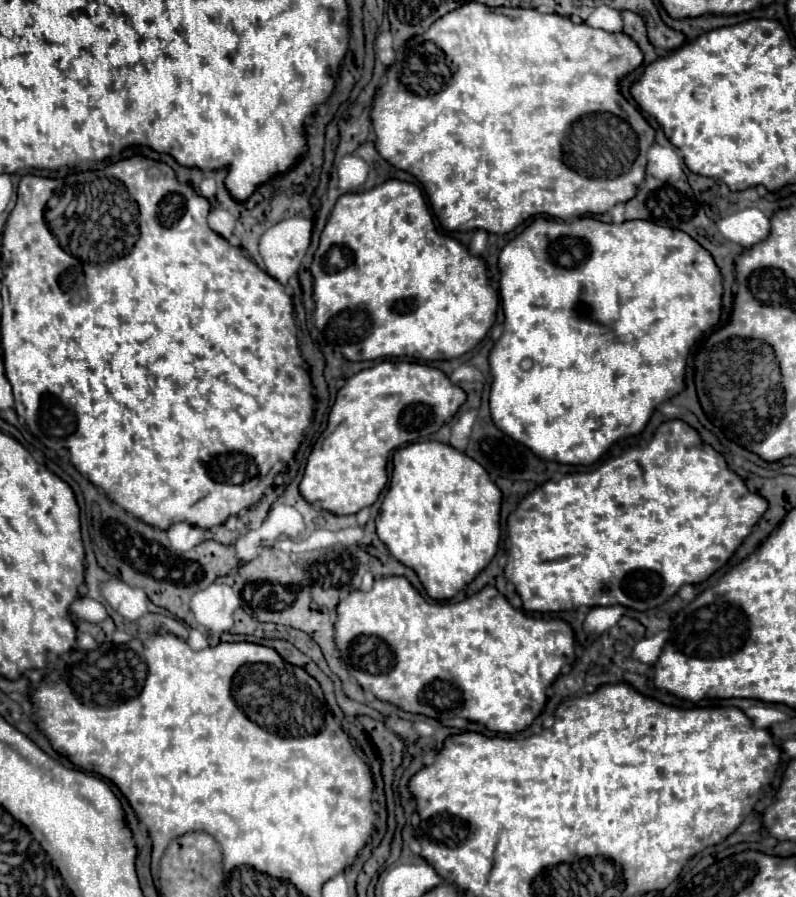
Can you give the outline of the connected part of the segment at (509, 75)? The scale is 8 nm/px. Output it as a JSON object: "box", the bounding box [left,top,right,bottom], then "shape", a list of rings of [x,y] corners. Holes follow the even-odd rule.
{"box":[371,2,655,234],"shape":[[[471,2],[471,4],[465,4],[463,8],[457,8],[455,12],[449,12],[447,16],[439,18],[435,24],[431,24],[431,28],[429,28],[427,32],[423,32],[423,34],[415,36],[411,42],[407,42],[407,44],[403,46],[403,50],[399,52],[397,60],[389,66],[389,70],[387,70],[387,80],[385,80],[385,84],[381,84],[381,94],[375,96],[373,108],[371,108],[371,124],[373,124],[375,136],[377,136],[377,140],[375,140],[375,150],[377,150],[389,164],[393,164],[393,166],[399,168],[399,170],[405,170],[405,172],[413,174],[413,176],[423,184],[425,194],[427,194],[427,198],[429,198],[429,204],[431,204],[431,208],[433,208],[433,212],[435,212],[435,216],[437,216],[441,228],[447,230],[447,232],[465,232],[465,230],[479,230],[479,228],[481,228],[481,230],[487,230],[487,232],[493,232],[493,234],[507,234],[507,232],[511,232],[515,226],[519,226],[523,220],[527,220],[527,218],[531,218],[531,216],[535,216],[535,214],[547,214],[547,216],[561,218],[561,220],[567,220],[567,218],[573,218],[573,216],[585,216],[585,214],[603,214],[603,212],[607,212],[611,206],[615,206],[615,204],[619,204],[619,202],[627,202],[627,200],[631,200],[631,198],[635,196],[639,184],[641,184],[643,178],[645,178],[645,156],[647,156],[647,150],[649,150],[649,146],[655,142],[655,132],[653,132],[653,128],[647,124],[647,120],[641,116],[641,112],[639,112],[633,104],[629,104],[629,102],[619,94],[619,86],[617,86],[617,84],[619,84],[619,78],[623,78],[625,74],[629,74],[631,70],[635,70],[641,62],[643,62],[643,54],[641,54],[639,46],[637,46],[627,34],[623,34],[623,32],[603,32],[603,30],[591,28],[591,26],[587,26],[587,24],[573,24],[569,18],[563,18],[563,16],[557,16],[557,14],[541,14],[541,12],[537,12],[537,10],[503,8],[503,6],[501,6],[501,8],[487,8],[487,6],[483,6],[483,4]],[[597,112],[625,114],[627,120],[621,118],[621,116],[609,116],[609,114],[597,114]]]}

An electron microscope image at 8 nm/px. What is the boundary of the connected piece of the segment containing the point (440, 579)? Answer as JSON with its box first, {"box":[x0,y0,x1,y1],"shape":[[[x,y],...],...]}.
{"box":[377,442,501,600],"shape":[[[415,442],[397,448],[393,454],[391,484],[377,516],[377,536],[397,562],[415,570],[433,600],[449,600],[495,556],[499,544],[499,508],[501,490],[491,482],[481,464],[449,444]]]}

